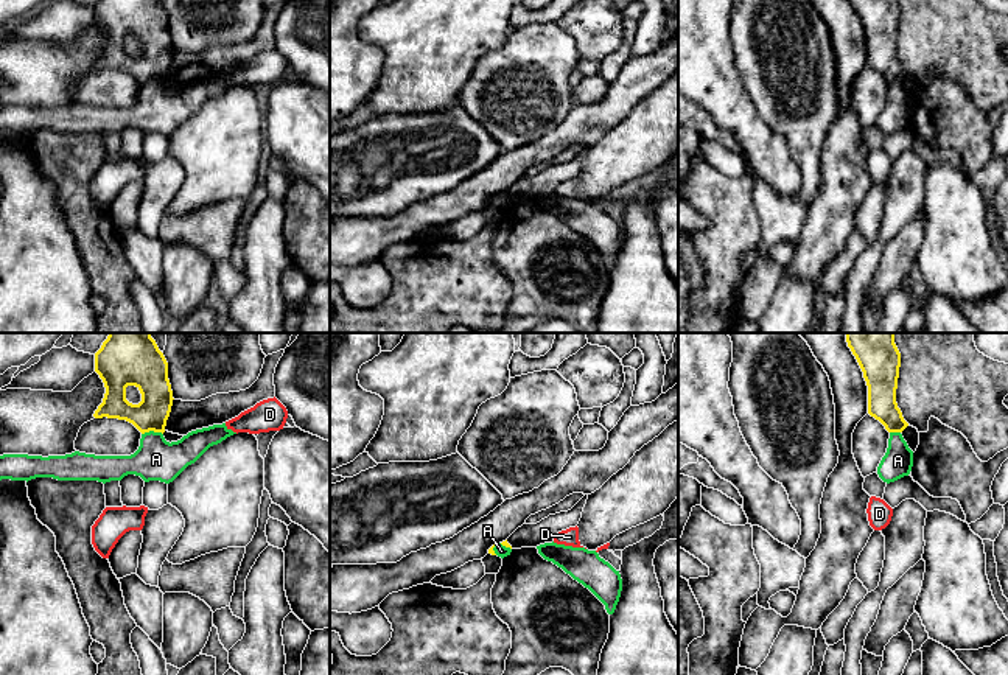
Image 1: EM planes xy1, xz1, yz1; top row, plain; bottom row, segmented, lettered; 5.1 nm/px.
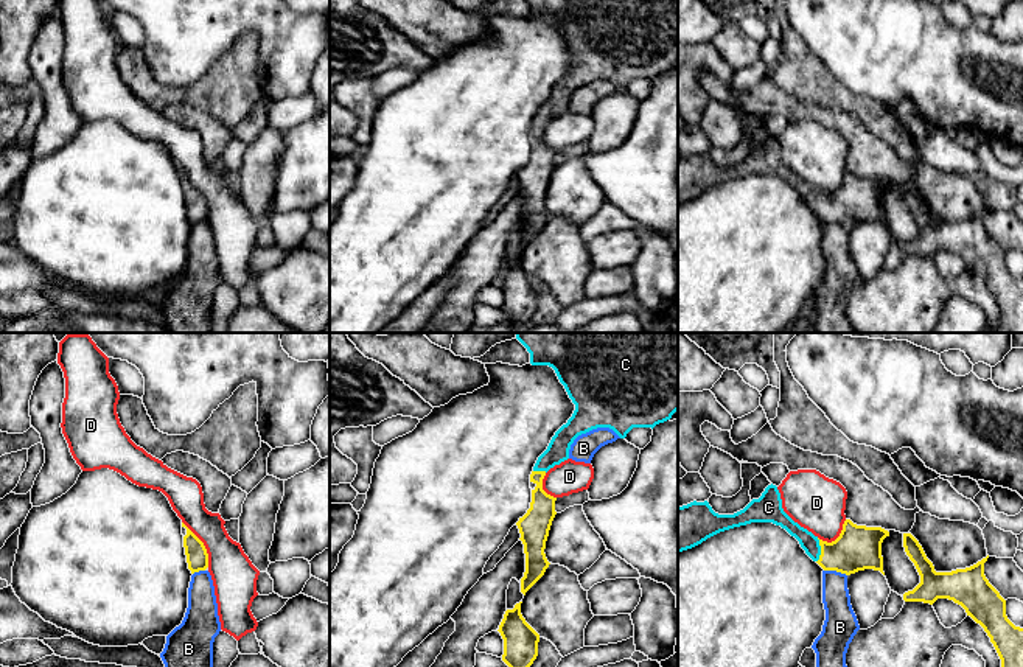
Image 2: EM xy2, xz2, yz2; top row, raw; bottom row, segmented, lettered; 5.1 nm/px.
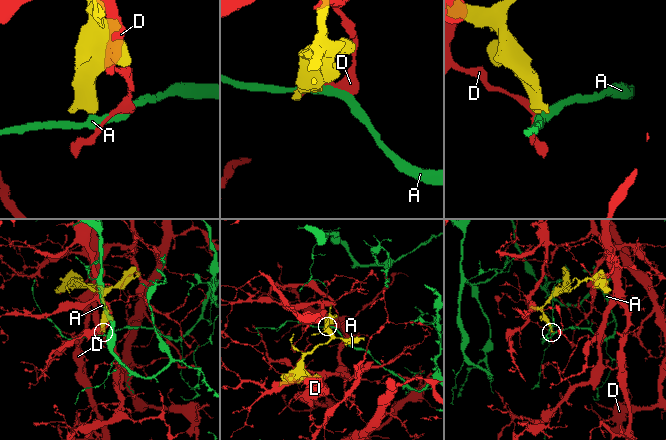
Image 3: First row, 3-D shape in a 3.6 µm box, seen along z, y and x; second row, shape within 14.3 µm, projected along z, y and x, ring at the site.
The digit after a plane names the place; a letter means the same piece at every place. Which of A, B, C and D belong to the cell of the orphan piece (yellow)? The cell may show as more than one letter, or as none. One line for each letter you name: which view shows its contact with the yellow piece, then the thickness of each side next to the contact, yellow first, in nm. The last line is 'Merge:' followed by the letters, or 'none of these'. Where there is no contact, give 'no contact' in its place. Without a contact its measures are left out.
C: yz2 | 240/90 nm
Merge: C

